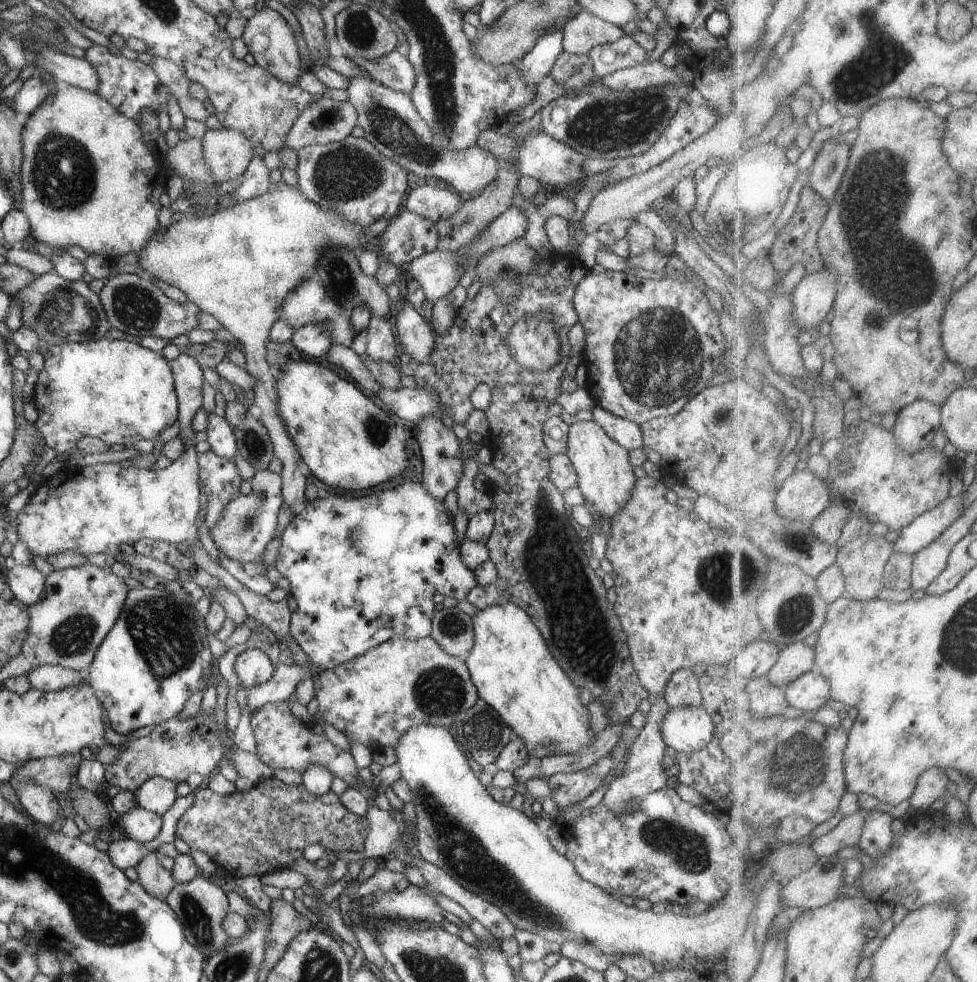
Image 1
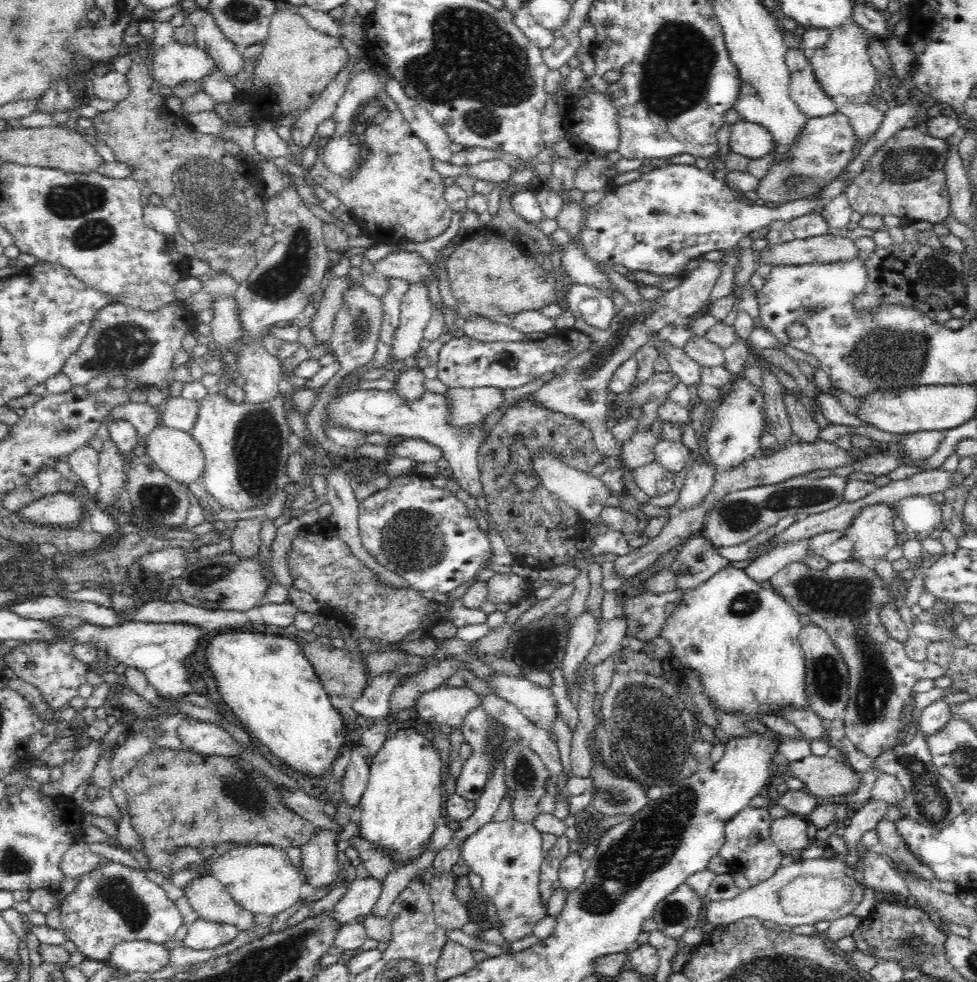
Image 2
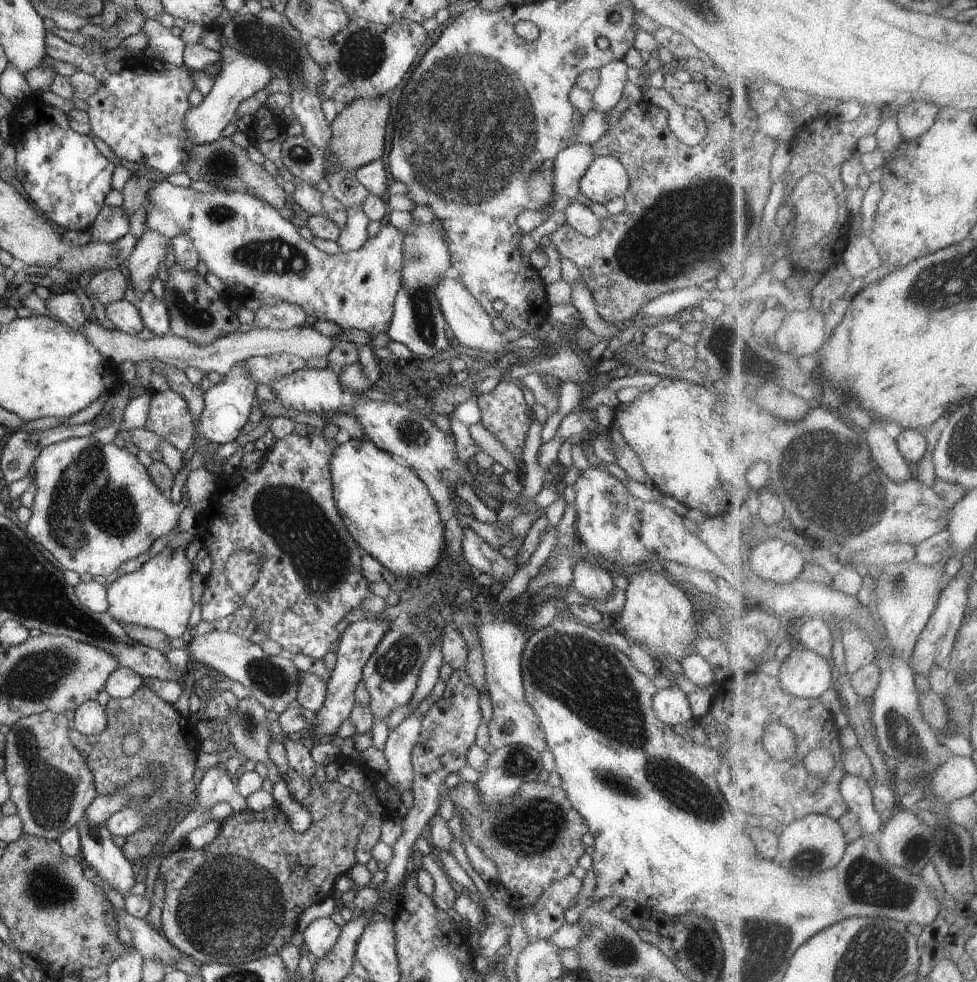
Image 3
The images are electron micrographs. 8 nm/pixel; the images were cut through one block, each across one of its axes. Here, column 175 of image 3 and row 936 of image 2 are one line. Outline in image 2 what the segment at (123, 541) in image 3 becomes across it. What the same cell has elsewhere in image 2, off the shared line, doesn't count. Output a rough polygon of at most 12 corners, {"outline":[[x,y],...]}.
{"outline":[[487,822],[460,856],[509,942],[547,916],[540,831]]}

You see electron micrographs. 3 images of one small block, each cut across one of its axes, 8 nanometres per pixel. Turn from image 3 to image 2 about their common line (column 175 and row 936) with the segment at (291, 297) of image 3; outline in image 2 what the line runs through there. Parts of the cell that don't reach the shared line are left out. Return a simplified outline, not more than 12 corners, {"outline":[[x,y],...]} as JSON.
{"outline":[[200,918],[186,929],[190,950],[214,950],[238,929]]}

